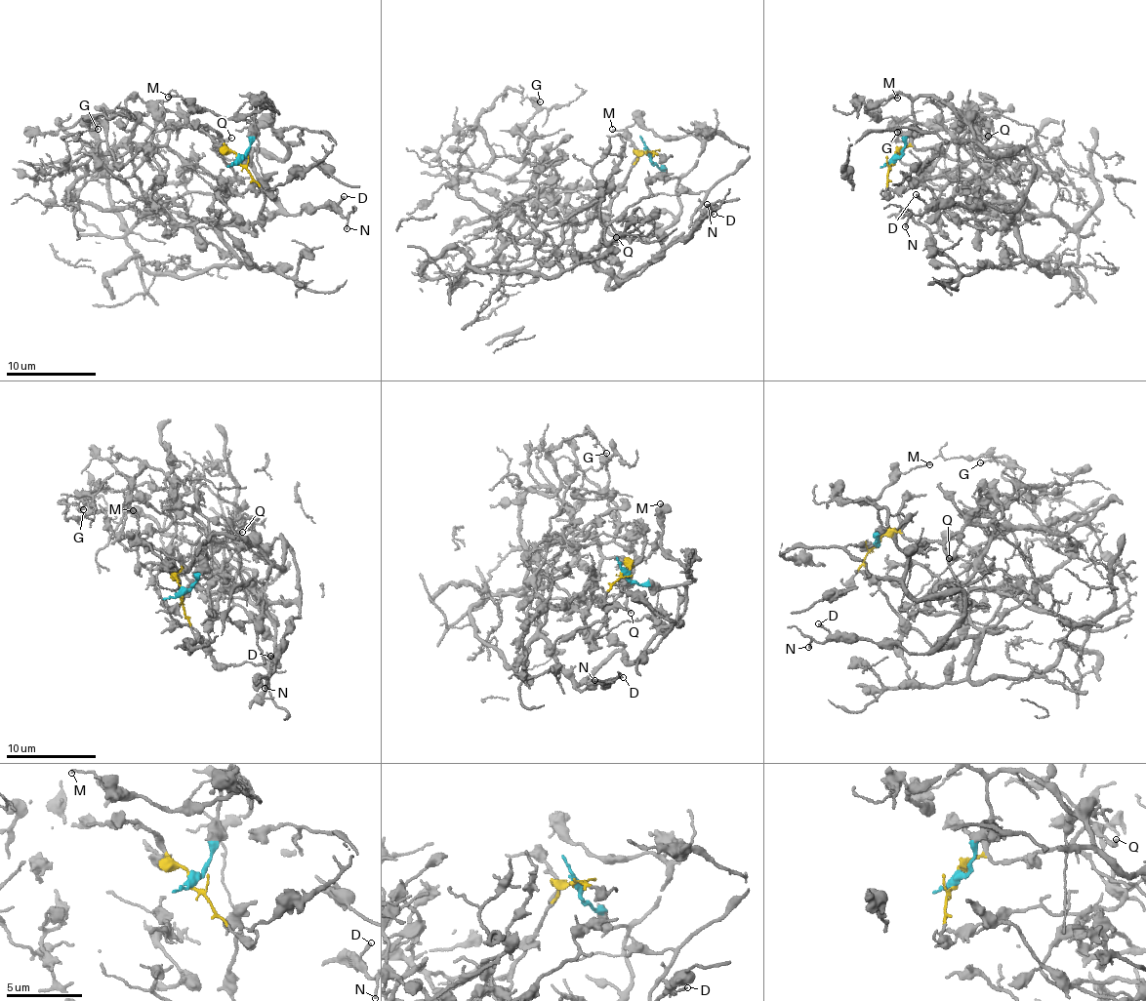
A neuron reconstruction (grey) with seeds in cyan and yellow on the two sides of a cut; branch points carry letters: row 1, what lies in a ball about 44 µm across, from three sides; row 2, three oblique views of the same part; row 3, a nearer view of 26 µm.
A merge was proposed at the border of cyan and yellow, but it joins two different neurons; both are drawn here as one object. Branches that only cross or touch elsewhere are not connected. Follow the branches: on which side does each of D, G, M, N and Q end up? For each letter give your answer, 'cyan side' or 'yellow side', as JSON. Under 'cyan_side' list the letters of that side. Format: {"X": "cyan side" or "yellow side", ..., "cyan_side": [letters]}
{"D": "cyan side", "G": "yellow side", "M": "cyan side", "N": "cyan side", "Q": "yellow side", "cyan_side": ["D", "M", "N"]}

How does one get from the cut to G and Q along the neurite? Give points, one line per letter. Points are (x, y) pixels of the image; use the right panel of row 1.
G: (893, 162), (970, 127), (982, 150), (1002, 156), (982, 179), (961, 168), (928, 175), (900, 159), (898, 132)
Q: (893, 162), (895, 153), (907, 146), (937, 149), (971, 129), (978, 129), (985, 138), (988, 136)

